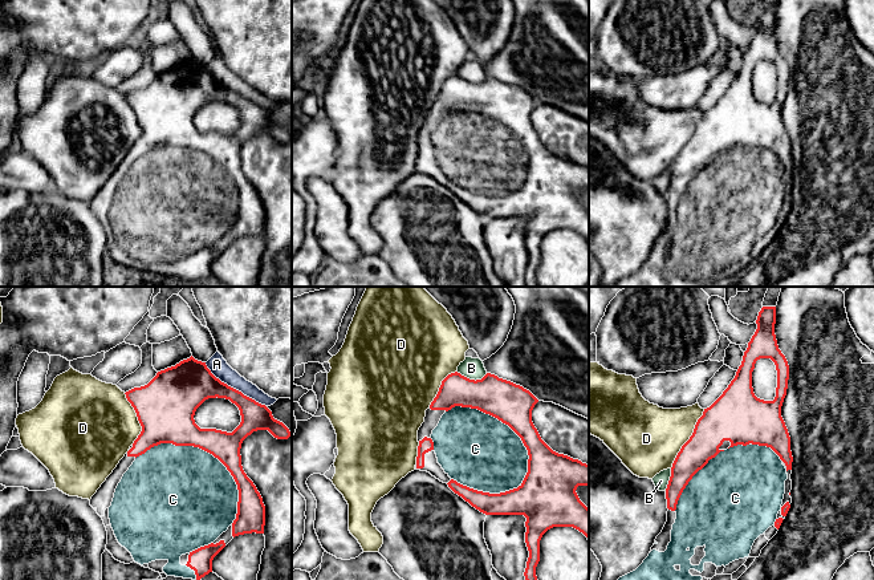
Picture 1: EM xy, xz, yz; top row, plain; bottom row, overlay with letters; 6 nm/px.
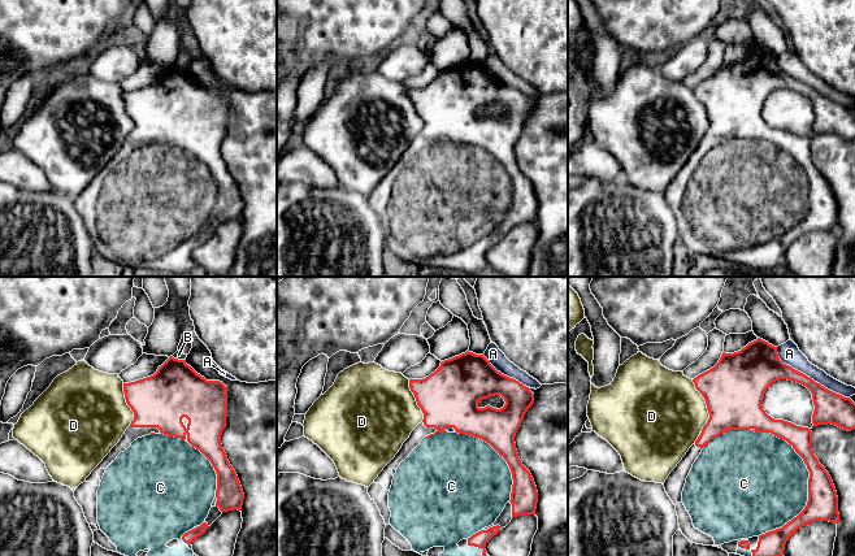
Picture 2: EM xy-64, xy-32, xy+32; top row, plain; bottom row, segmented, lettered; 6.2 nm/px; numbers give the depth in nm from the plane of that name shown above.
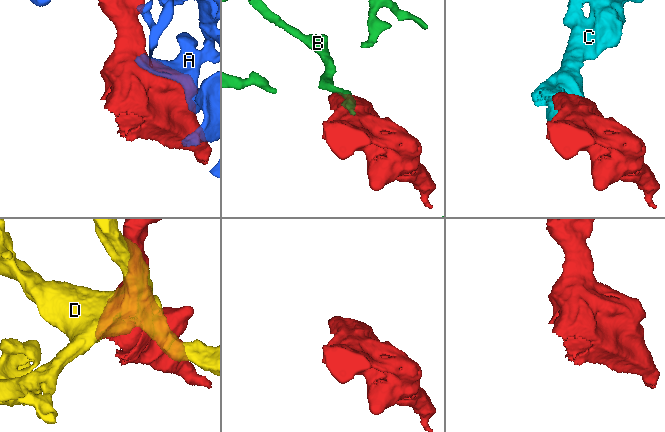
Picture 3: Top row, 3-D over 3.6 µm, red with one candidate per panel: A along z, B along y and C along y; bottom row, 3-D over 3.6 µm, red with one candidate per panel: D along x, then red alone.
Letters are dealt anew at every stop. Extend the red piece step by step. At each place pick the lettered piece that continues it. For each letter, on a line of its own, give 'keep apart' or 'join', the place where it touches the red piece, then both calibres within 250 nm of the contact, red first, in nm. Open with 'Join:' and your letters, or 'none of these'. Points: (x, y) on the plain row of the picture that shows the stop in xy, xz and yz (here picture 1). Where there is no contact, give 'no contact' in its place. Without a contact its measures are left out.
Join: C
A: keep apart | xy (232, 90) | 260/110 nm
B: keep apart | xz (472, 82) | 240/130 nm
C: join | xz (507, 126) | 240/460 nm
D: keep apart | yz (690, 141) | 260/400 nm

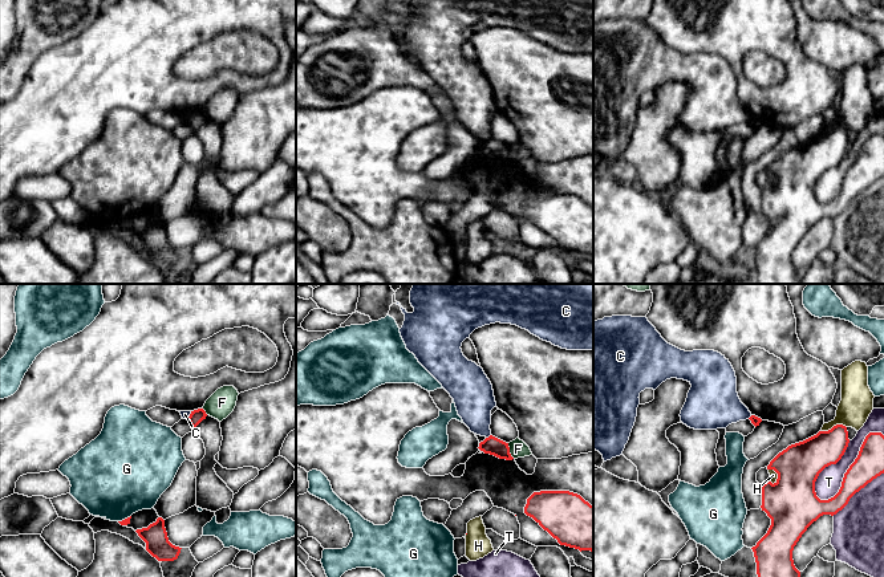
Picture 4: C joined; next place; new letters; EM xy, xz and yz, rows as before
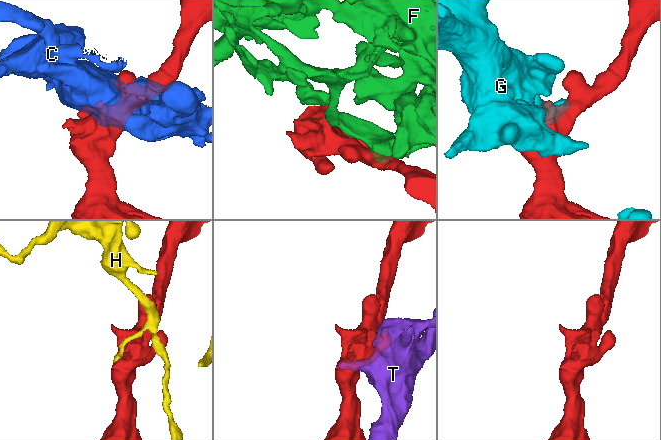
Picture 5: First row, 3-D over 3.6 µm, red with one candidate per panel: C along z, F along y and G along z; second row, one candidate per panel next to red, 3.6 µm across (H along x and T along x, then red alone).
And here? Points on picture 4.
Join: none of these
C: keep apart | xz (489, 139) | 110/240 nm
F: keep apart | xz (509, 154) | 110/110 nm
G: keep apart | xy (125, 222) | 40/480 nm
H: keep apart | yz (834, 129) | 220/200 nm
T: keep apart | yz (850, 170) | 220/150 nm

